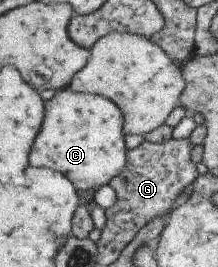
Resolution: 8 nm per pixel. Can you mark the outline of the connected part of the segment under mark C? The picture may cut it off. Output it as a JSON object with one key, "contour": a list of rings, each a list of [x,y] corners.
{"contour":[[[61,89],[45,101],[43,123],[29,151],[29,165],[49,167],[69,179],[81,194],[89,193],[123,171],[127,163],[124,135],[123,113],[109,99]]]}

